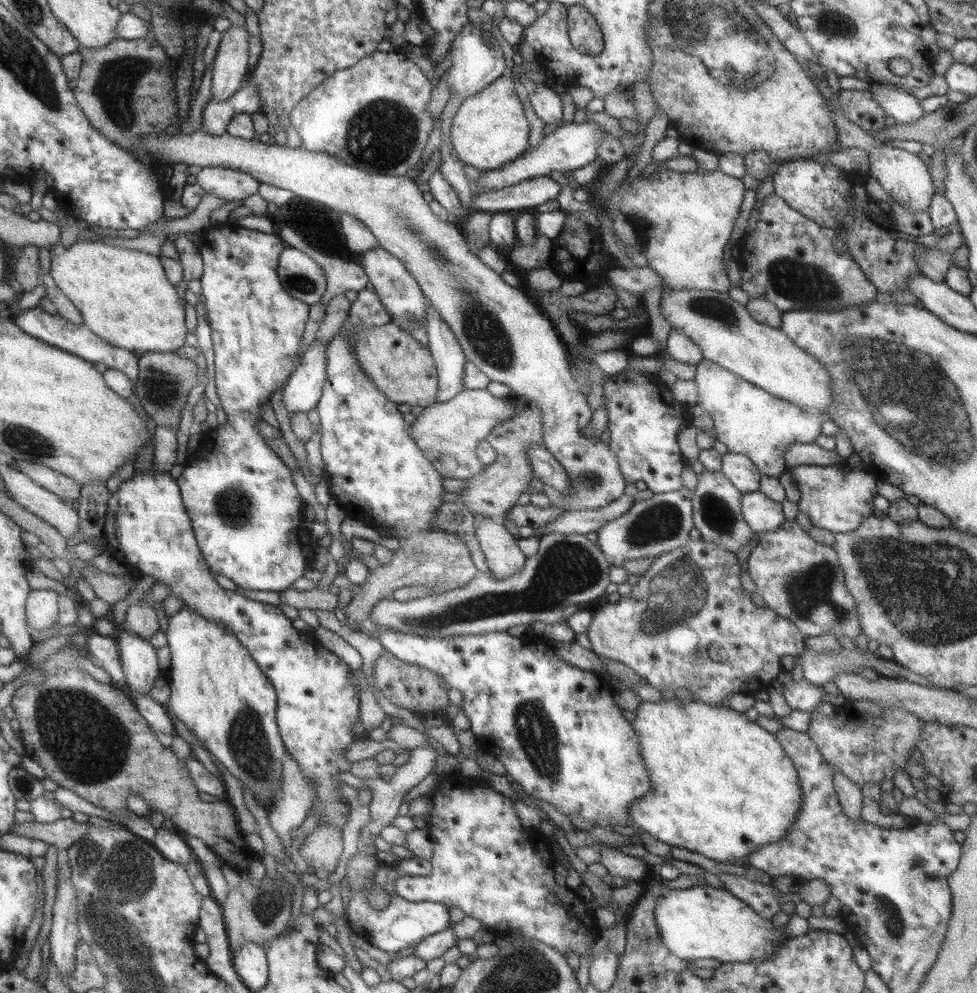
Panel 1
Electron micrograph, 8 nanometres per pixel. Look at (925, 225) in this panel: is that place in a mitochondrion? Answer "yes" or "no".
no

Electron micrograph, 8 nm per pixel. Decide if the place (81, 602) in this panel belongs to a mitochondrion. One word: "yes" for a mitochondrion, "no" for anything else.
no

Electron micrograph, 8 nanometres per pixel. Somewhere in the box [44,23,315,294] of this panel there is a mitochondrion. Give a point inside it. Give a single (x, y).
(114, 84)

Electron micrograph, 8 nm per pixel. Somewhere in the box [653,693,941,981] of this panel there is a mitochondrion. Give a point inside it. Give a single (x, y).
(891, 916)

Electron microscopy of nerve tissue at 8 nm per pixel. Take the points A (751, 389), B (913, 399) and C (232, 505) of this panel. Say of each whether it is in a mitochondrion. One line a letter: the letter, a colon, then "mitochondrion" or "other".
A: other
B: mitochondrion
C: mitochondrion

